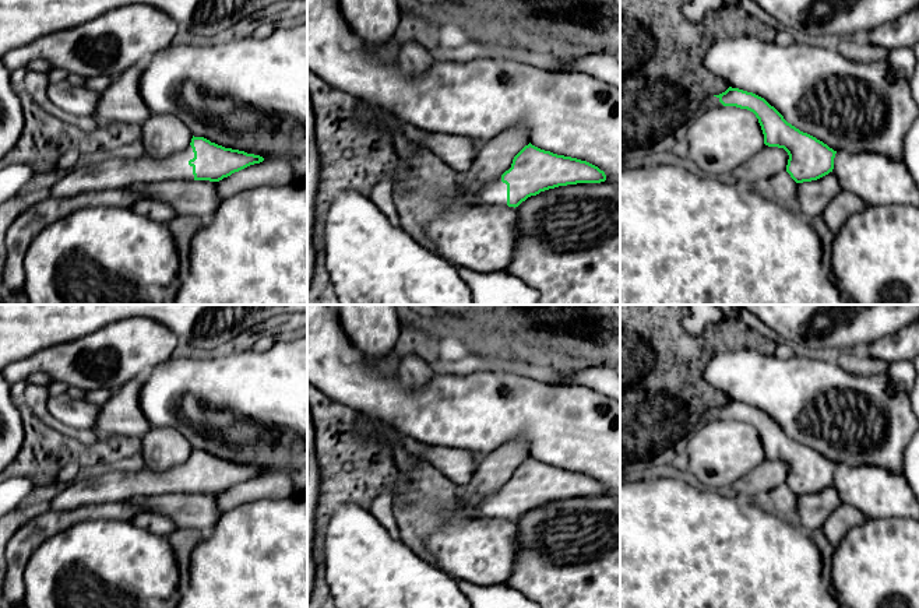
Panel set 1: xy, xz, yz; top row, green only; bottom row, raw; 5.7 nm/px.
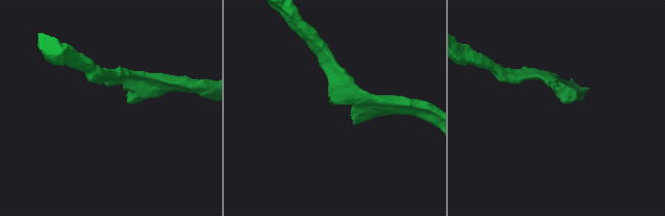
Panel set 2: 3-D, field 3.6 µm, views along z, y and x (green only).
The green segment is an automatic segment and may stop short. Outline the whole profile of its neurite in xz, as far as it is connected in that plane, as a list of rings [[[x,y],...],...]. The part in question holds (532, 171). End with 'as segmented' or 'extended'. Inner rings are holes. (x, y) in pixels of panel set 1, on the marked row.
[[[529,143],[514,157],[508,171],[476,194],[466,194],[458,186],[447,201],[458,207],[508,205],[515,208],[528,197],[549,189],[605,180],[606,175],[598,166],[541,150]]] | extended

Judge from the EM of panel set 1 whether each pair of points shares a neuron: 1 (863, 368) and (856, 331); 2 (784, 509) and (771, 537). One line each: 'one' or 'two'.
1: two
2: two

